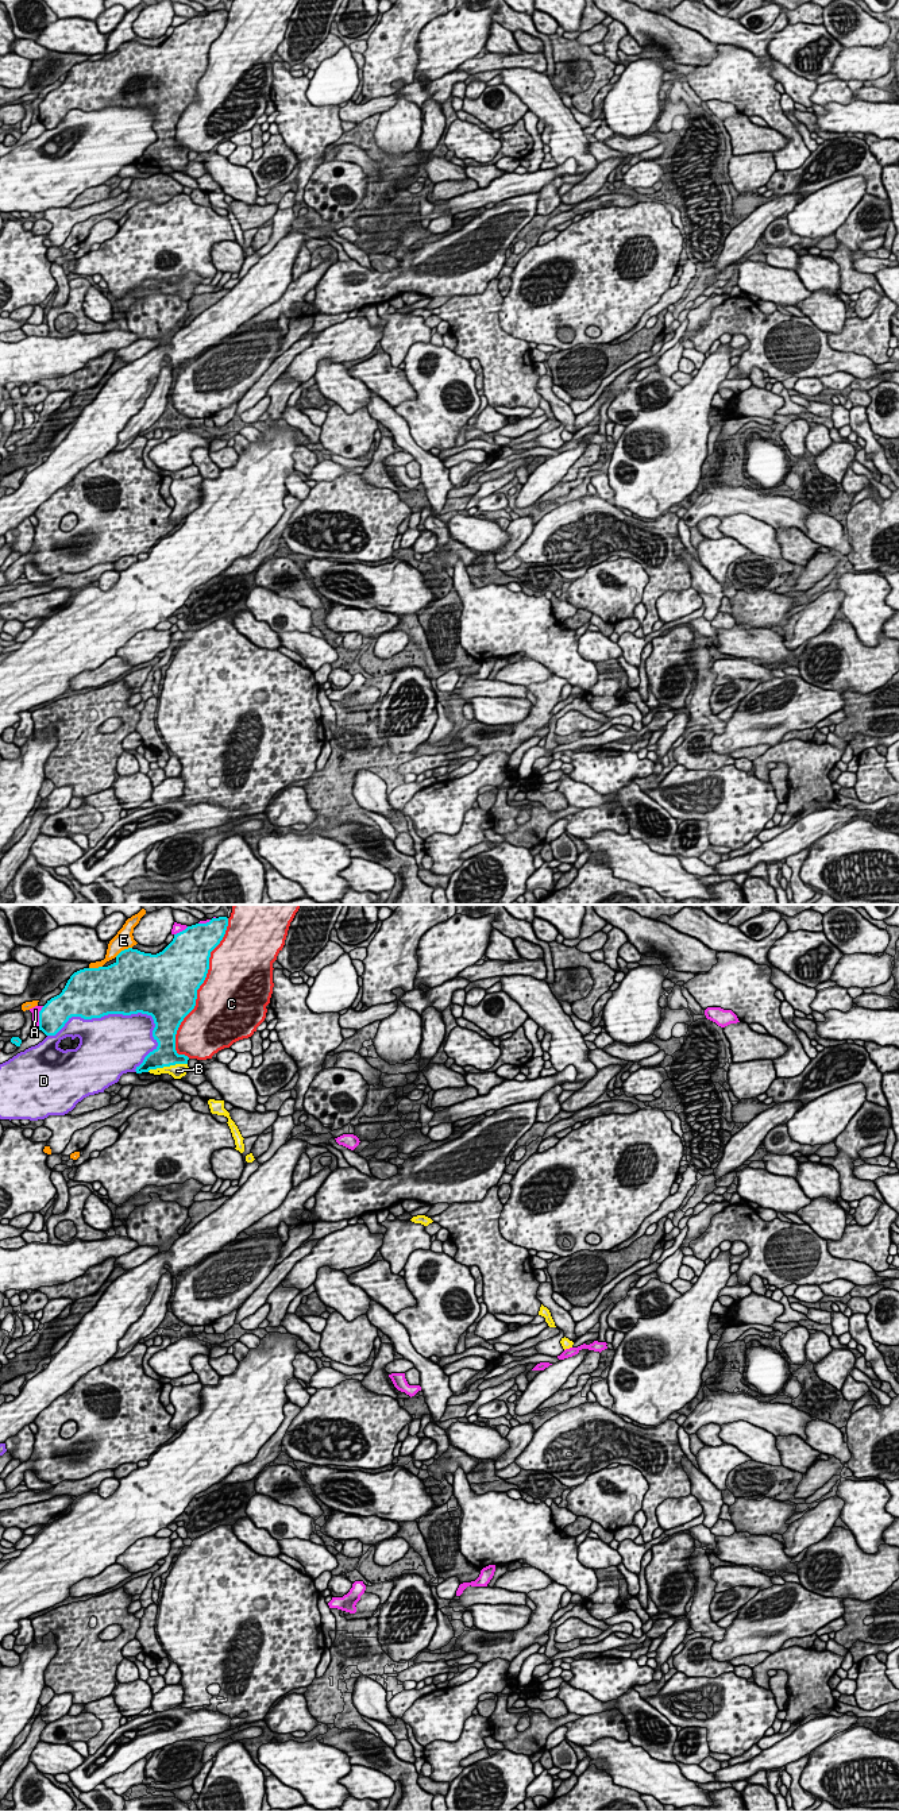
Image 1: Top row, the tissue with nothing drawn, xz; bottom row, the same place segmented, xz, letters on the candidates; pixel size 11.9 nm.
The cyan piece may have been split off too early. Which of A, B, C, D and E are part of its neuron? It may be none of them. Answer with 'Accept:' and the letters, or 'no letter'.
Accept: B

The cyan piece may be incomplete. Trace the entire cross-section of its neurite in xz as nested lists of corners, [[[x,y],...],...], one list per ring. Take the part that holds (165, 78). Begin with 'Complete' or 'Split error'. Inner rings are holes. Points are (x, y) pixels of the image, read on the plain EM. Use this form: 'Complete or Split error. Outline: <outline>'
Split error. Outline: [[[227,9],[212,11],[174,27],[173,34],[157,47],[128,41],[108,59],[74,65],[62,85],[39,104],[39,123],[55,128],[72,109],[151,108],[158,139],[135,163],[181,171],[189,163],[189,150],[177,146],[175,127],[196,99],[211,45],[223,32],[227,19]]]

